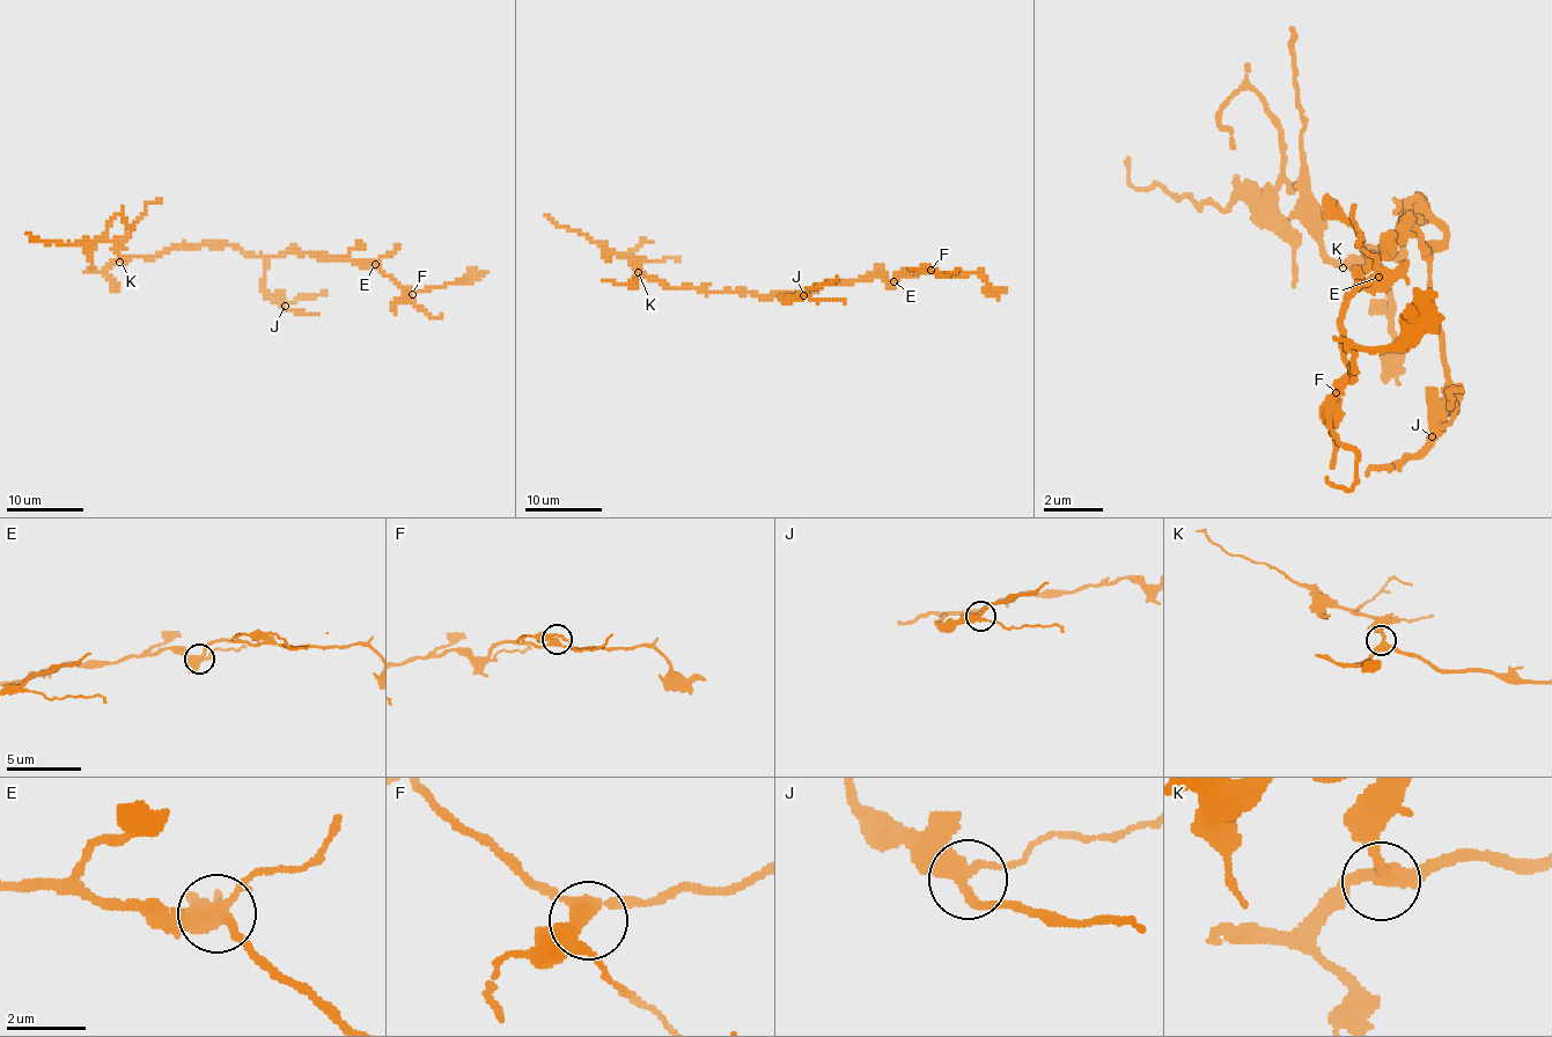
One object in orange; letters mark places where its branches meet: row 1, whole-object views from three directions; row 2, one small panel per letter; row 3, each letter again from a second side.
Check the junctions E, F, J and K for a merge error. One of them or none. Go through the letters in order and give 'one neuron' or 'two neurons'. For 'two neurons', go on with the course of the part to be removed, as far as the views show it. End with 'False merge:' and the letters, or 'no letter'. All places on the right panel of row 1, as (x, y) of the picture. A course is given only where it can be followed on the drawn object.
E: one neuron
F: one neuron
J: one neuron
K: one neuron
False merge: no letter

